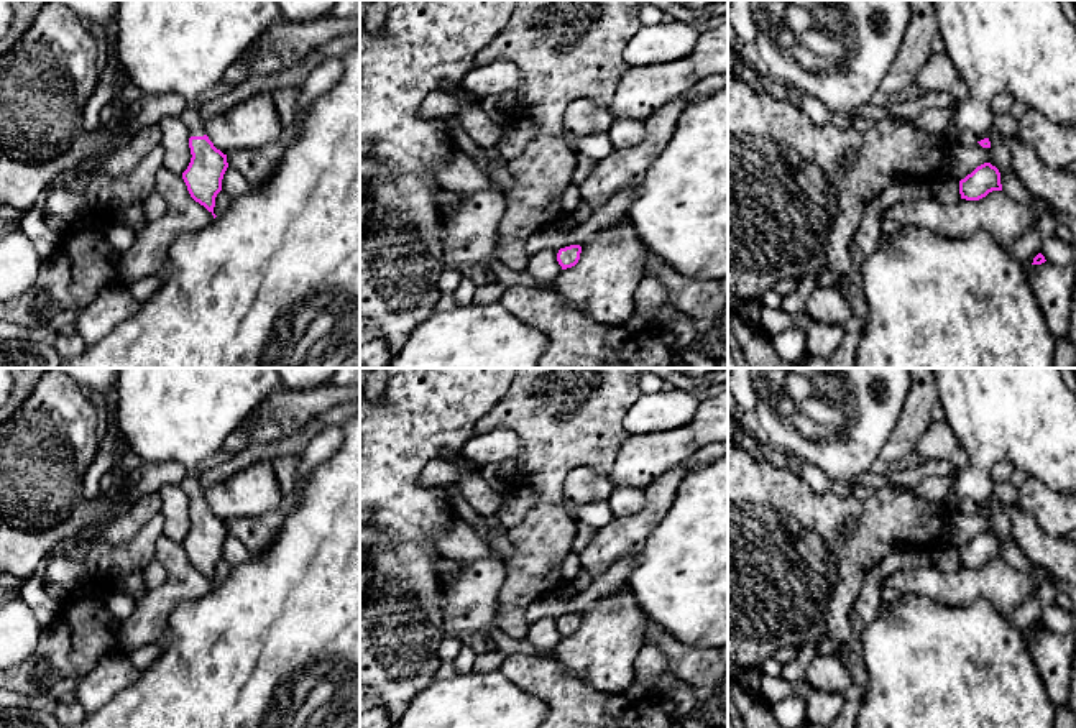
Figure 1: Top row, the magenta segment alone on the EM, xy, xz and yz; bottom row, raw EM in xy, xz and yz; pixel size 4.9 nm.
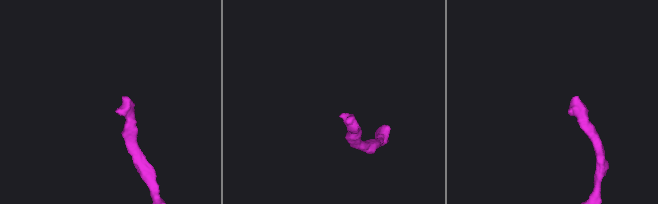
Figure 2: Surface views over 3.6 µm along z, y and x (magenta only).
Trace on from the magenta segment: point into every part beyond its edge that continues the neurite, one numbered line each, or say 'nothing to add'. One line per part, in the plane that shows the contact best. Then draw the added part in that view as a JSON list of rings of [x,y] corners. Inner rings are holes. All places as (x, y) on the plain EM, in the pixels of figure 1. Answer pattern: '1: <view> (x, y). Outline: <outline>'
1: xy (165, 414). Outline: [[[120,368],[117,426],[141,463],[182,463],[187,475],[181,488],[191,505],[204,505],[199,465],[215,457],[245,417],[281,386],[278,368]]]

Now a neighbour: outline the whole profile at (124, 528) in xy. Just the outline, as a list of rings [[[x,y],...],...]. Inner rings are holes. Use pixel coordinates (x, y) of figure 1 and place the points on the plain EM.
[[[158,493],[143,495],[126,513],[107,523],[95,539],[102,539],[110,544],[130,542],[140,529],[161,511],[161,506],[163,503]]]

